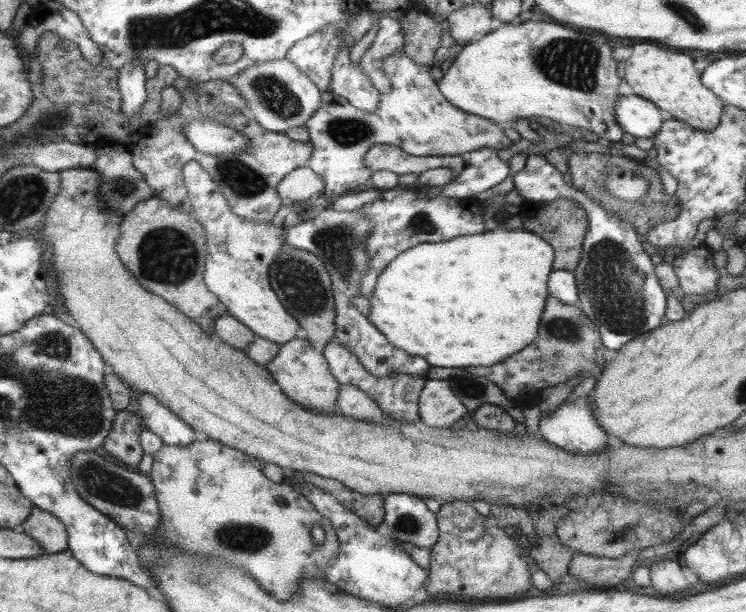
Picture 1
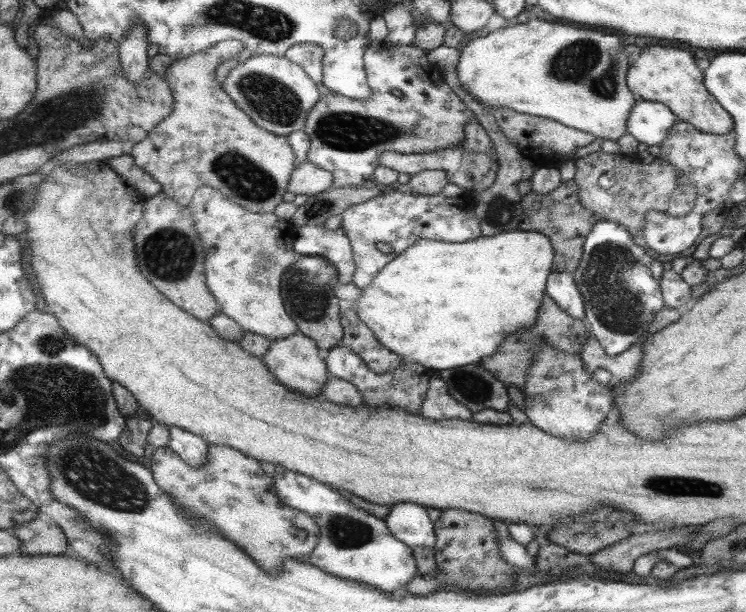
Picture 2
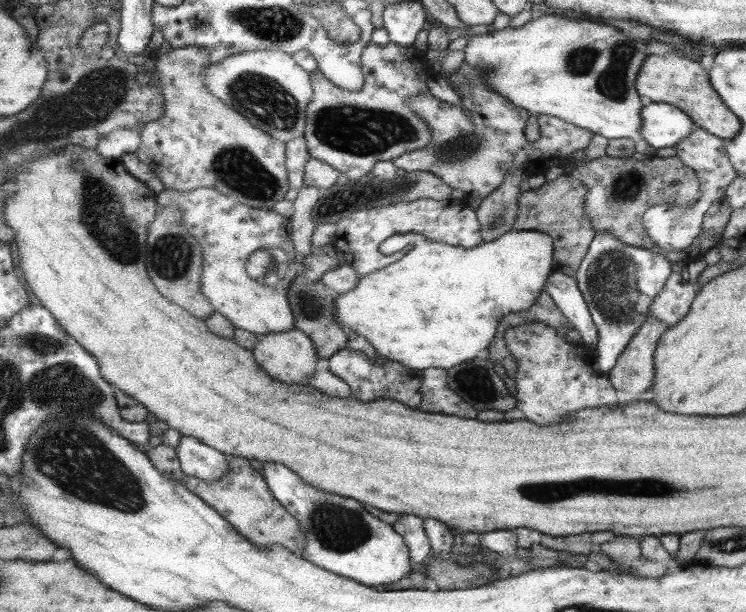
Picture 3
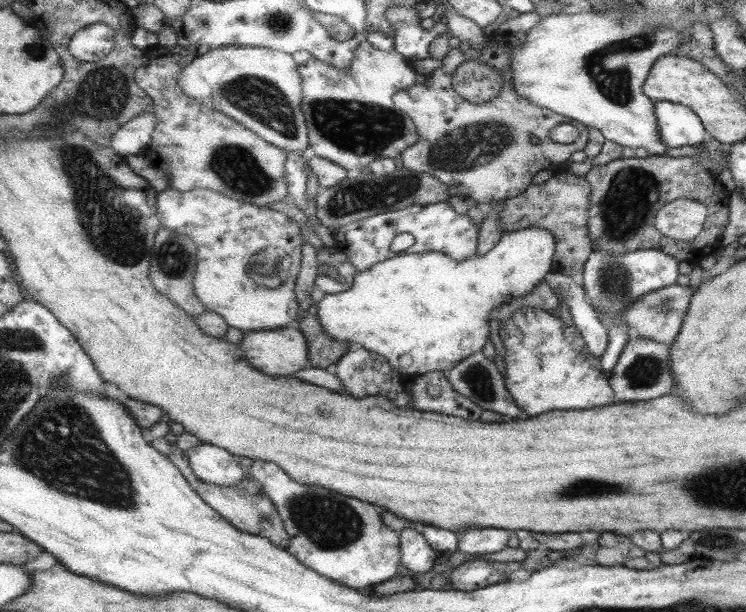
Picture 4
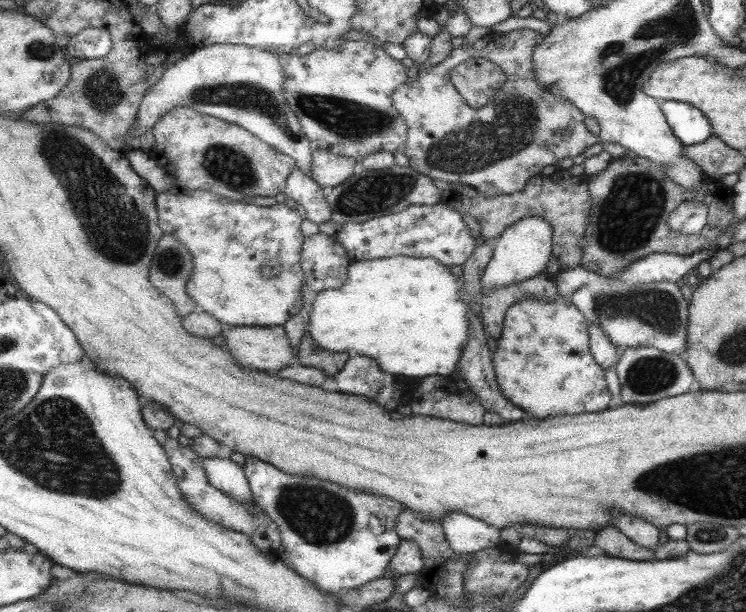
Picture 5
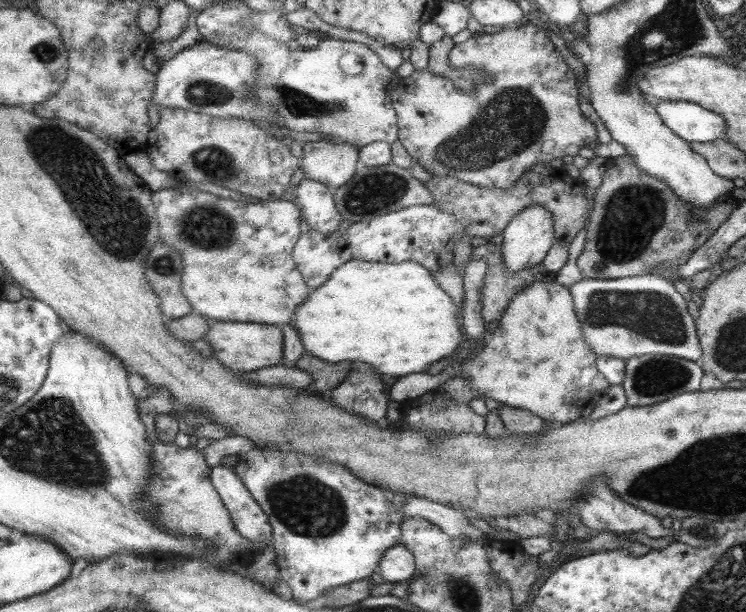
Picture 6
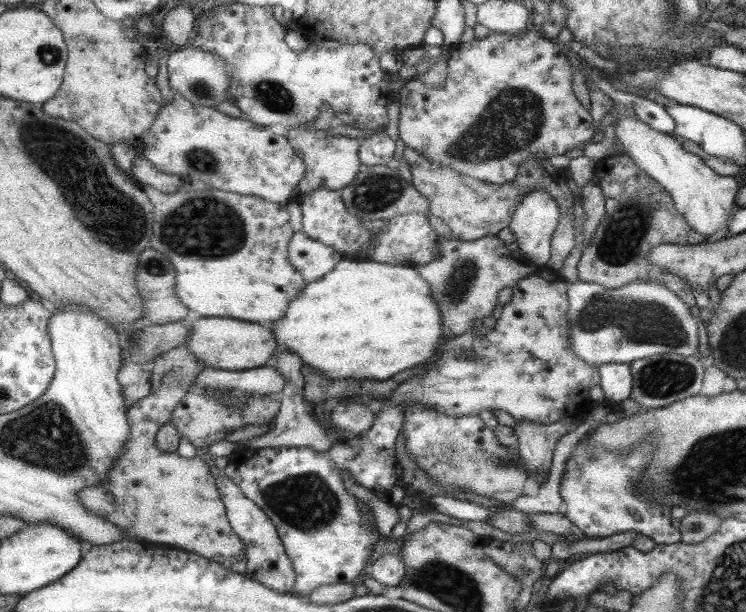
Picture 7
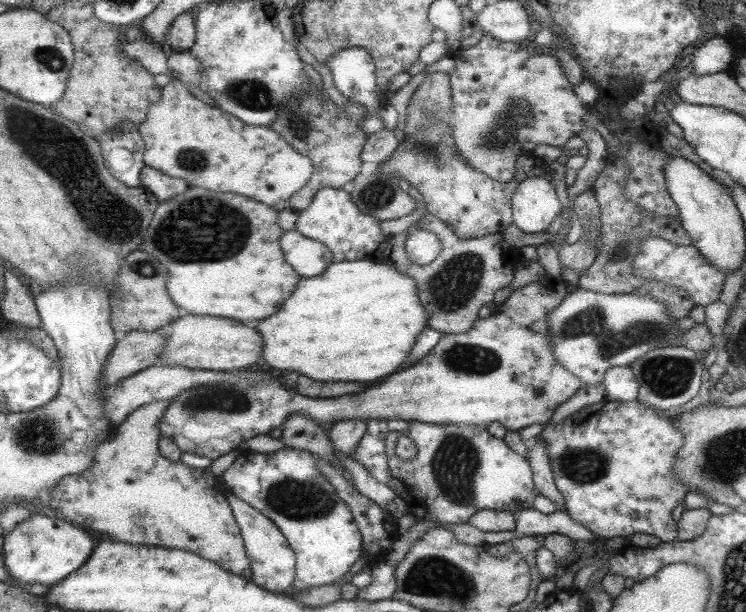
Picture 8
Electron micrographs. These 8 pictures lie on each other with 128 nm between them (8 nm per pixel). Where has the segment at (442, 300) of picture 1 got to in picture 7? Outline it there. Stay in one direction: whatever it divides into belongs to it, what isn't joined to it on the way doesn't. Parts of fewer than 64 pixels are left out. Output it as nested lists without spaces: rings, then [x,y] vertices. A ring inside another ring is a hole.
[[[534,190],[515,207],[514,219],[510,220],[509,231],[514,236],[513,245],[520,256],[529,258],[536,265],[545,265],[550,255],[550,238],[559,223],[561,213],[556,201],[544,190]],[[343,258],[323,278],[306,283],[302,295],[295,298],[289,308],[291,312],[275,322],[277,328],[271,330],[275,332],[274,336],[279,336],[279,350],[287,348],[299,354],[303,364],[311,364],[311,368],[319,368],[319,372],[335,376],[335,379],[389,379],[389,376],[419,366],[431,358],[443,336],[444,324],[439,304],[431,300],[430,284],[410,264],[379,264]]]

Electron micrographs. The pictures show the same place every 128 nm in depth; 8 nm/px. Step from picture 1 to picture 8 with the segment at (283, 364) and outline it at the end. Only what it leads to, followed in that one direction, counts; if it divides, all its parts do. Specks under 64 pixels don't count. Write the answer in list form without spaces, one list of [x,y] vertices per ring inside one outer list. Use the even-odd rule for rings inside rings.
[[[183,313],[183,316],[165,326],[162,332],[168,342],[162,354],[157,356],[155,366],[179,366],[229,373],[252,369],[262,356],[262,336],[249,323]]]

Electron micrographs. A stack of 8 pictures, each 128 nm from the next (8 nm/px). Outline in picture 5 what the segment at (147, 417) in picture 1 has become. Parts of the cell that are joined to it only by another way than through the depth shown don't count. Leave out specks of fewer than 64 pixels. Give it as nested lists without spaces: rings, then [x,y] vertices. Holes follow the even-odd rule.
[[[203,457],[201,462],[210,485],[241,501],[247,508],[253,504],[247,479],[240,466],[228,458]]]

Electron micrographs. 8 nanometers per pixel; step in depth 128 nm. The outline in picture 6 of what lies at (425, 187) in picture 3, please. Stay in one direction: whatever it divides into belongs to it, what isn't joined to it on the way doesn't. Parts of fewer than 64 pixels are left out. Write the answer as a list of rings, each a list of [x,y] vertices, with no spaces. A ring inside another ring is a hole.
[[[391,163],[367,167],[358,165],[355,174],[337,190],[331,190],[335,196],[335,208],[343,221],[355,223],[357,220],[370,220],[372,217],[395,212],[415,205],[433,205],[433,197],[425,185],[411,175],[410,170]]]

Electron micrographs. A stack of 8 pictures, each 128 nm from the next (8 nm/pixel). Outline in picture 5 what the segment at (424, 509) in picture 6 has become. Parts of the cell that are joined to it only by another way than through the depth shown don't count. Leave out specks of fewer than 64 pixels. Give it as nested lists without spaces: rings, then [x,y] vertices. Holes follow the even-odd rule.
[[[448,512],[439,520],[442,533],[456,556],[491,548],[499,542],[499,529],[461,512]]]

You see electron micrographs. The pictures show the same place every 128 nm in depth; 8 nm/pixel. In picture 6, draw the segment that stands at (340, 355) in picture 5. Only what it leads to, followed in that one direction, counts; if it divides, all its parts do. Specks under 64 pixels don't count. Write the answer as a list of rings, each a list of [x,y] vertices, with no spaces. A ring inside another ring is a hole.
[[[304,350],[300,354],[295,367],[303,369],[307,374],[310,374],[312,383],[307,390],[313,392],[313,394],[319,394],[324,390],[331,390],[337,387],[343,379],[346,379],[347,373],[350,371],[349,368],[353,365],[347,360],[339,362],[339,364],[329,364],[325,360],[319,360],[319,358],[311,356],[311,353]]]

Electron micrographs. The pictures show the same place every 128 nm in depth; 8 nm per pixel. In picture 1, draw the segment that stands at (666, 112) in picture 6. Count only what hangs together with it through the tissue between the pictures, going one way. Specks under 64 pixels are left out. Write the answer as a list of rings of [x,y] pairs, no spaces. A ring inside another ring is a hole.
[[[623,86],[622,90],[624,91],[619,92],[619,98],[615,100],[615,117],[623,132],[635,138],[655,138],[666,116],[658,110],[657,105],[642,97],[634,96],[627,87]]]

